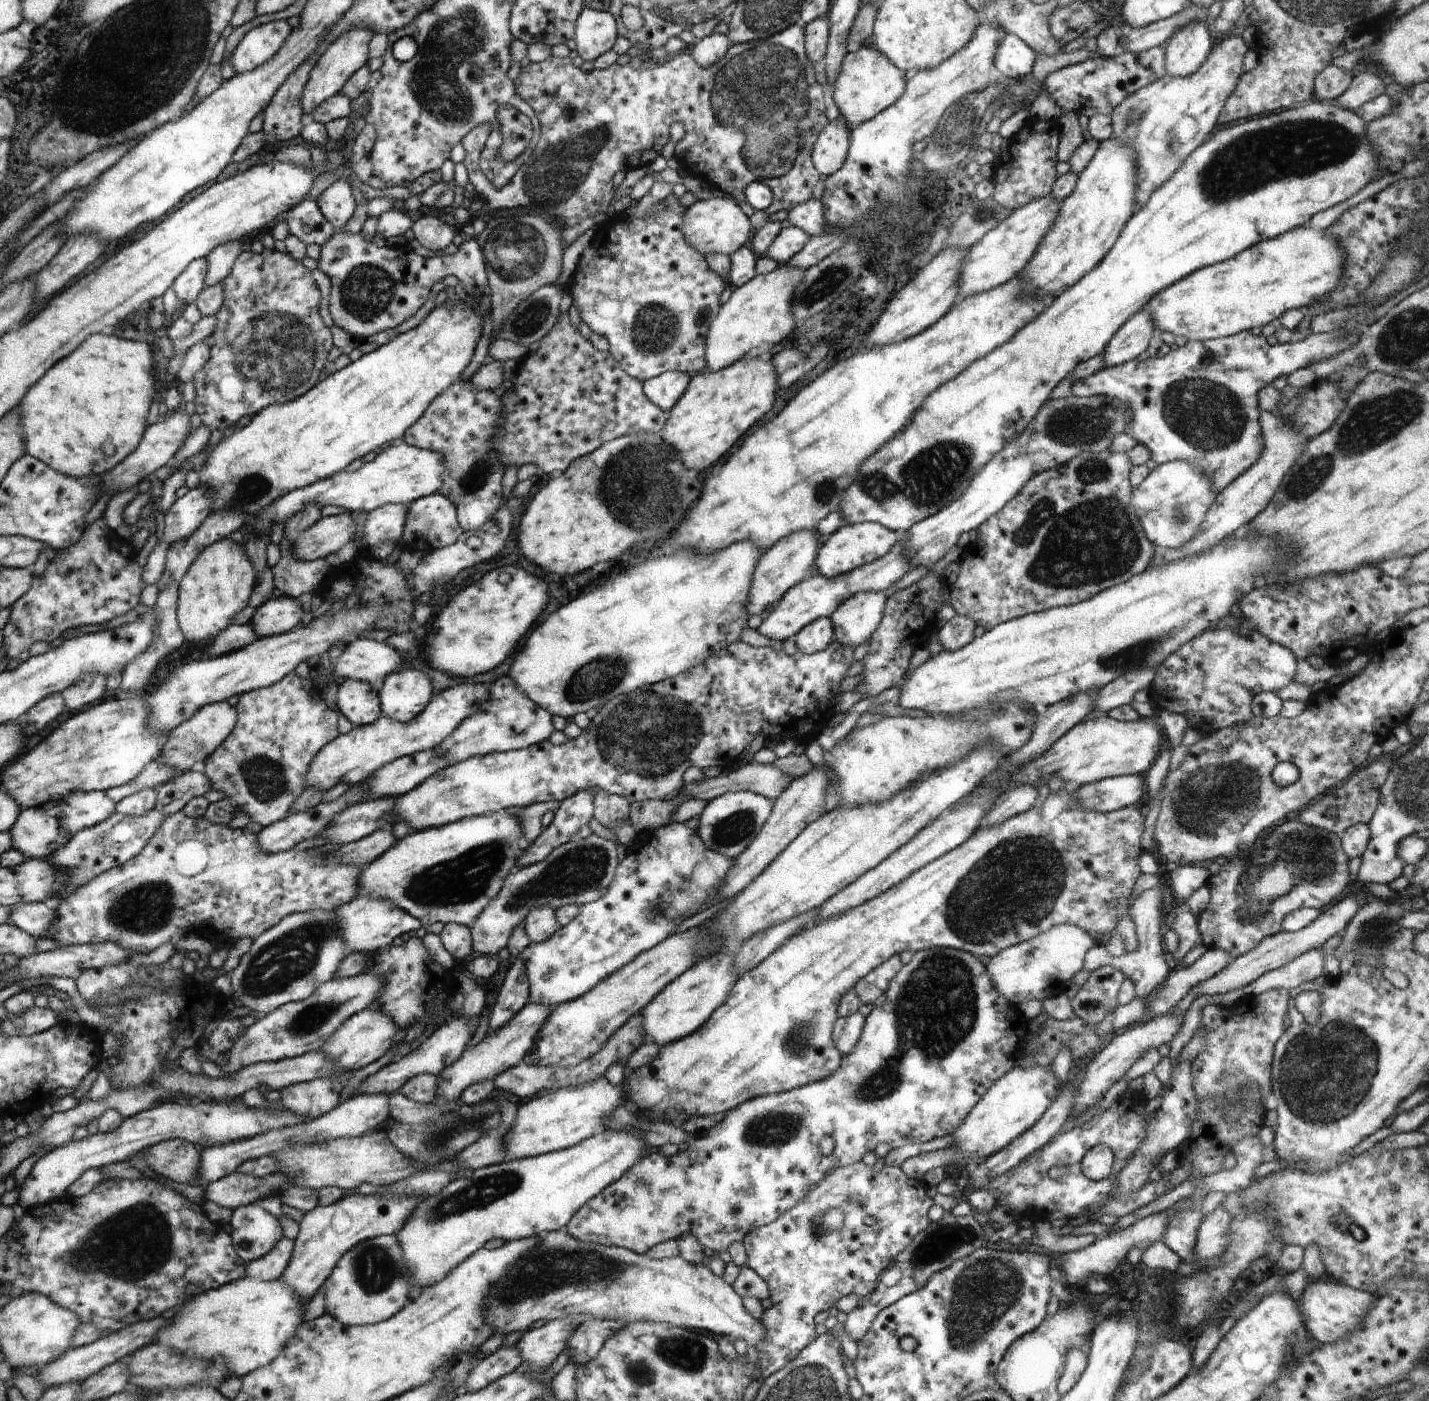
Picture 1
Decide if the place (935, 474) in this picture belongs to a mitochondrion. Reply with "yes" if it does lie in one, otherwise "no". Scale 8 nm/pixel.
yes

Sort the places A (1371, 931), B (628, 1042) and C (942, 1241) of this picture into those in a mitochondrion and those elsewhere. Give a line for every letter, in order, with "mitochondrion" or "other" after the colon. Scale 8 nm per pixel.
A: mitochondrion
B: other
C: mitochondrion

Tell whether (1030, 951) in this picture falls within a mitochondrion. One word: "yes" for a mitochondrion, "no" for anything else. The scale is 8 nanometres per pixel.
yes

